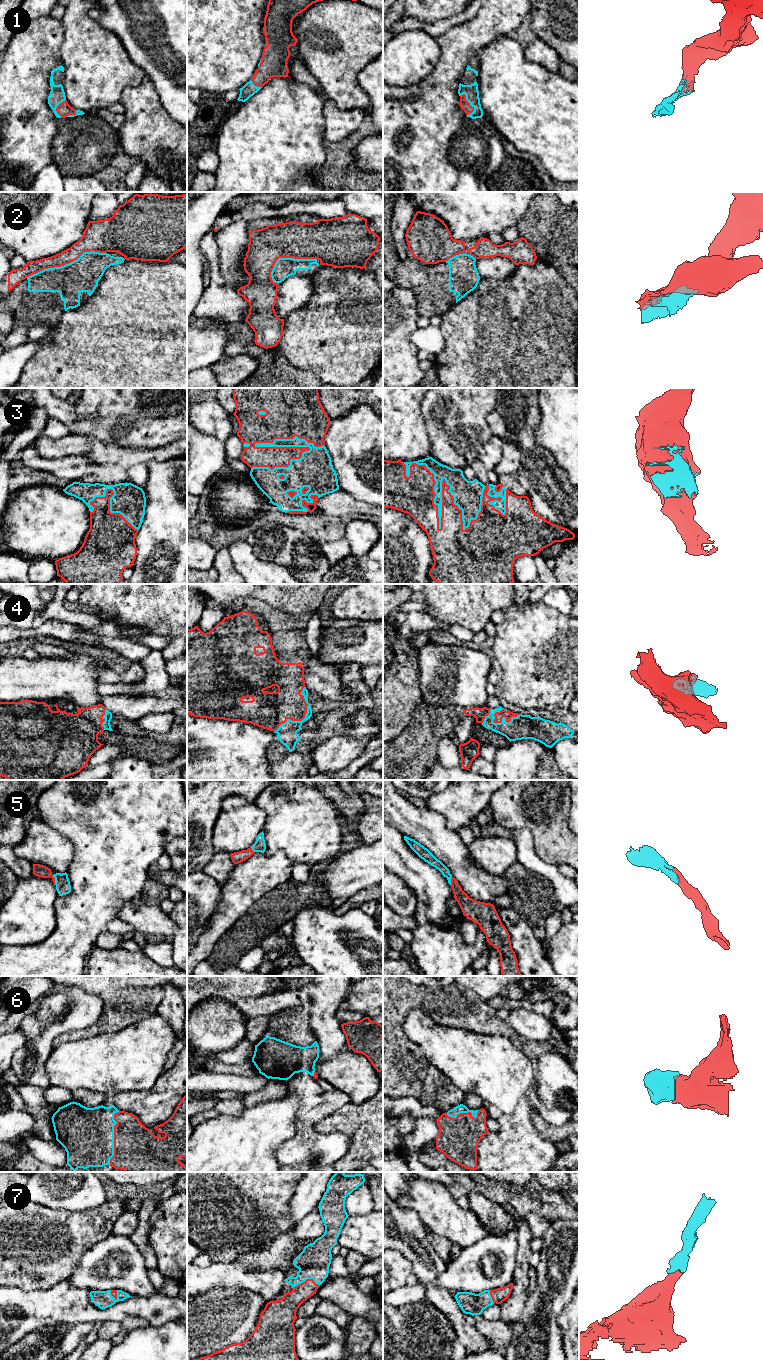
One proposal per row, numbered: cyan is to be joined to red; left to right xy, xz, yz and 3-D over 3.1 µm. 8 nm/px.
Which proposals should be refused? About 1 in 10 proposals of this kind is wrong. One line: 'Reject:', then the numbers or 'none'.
Reject: 2

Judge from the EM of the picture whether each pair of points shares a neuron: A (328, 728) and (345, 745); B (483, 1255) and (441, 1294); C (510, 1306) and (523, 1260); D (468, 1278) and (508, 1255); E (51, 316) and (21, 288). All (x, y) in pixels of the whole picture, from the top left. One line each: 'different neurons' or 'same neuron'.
A: different neurons
B: different neurons
C: same neuron
D: same neuron
E: same neuron

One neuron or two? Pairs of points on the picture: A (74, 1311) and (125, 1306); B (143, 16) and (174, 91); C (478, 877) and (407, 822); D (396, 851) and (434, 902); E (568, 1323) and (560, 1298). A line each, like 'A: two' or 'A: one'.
A: one
B: one
C: one
D: one
E: two

